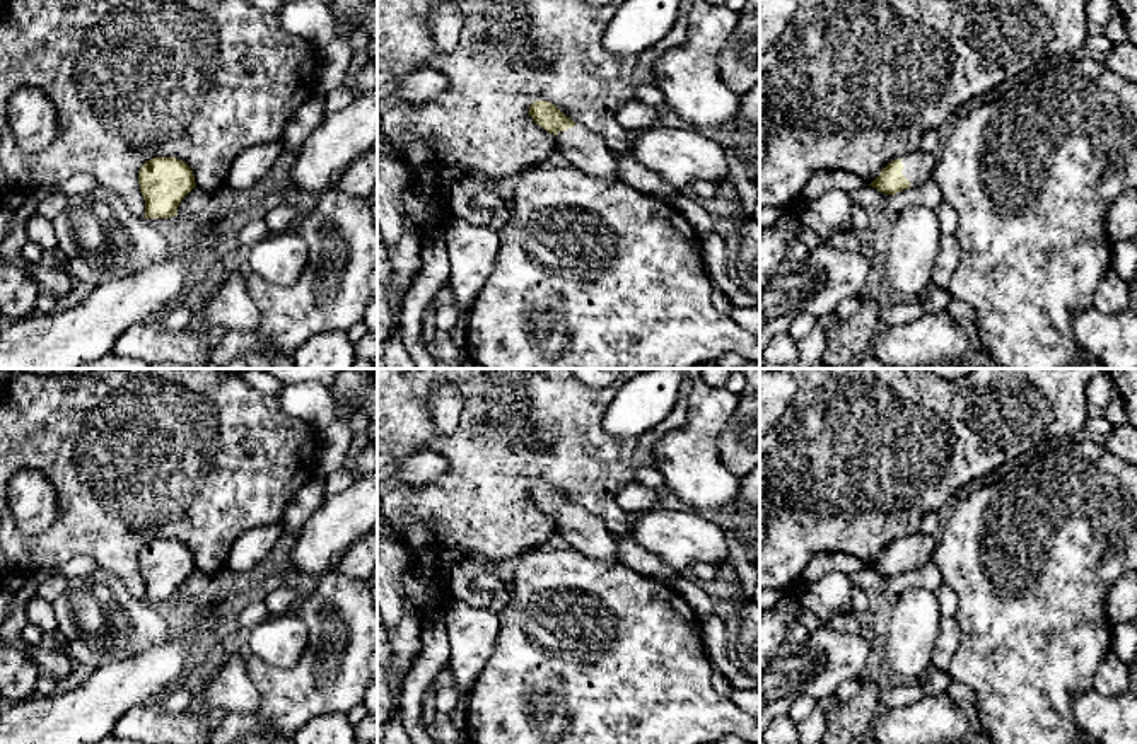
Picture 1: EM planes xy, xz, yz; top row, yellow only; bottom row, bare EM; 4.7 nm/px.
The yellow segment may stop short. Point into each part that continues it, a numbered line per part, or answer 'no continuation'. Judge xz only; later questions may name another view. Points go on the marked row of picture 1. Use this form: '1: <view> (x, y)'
1: xz (577, 145)

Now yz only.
1: yz (917, 166)

